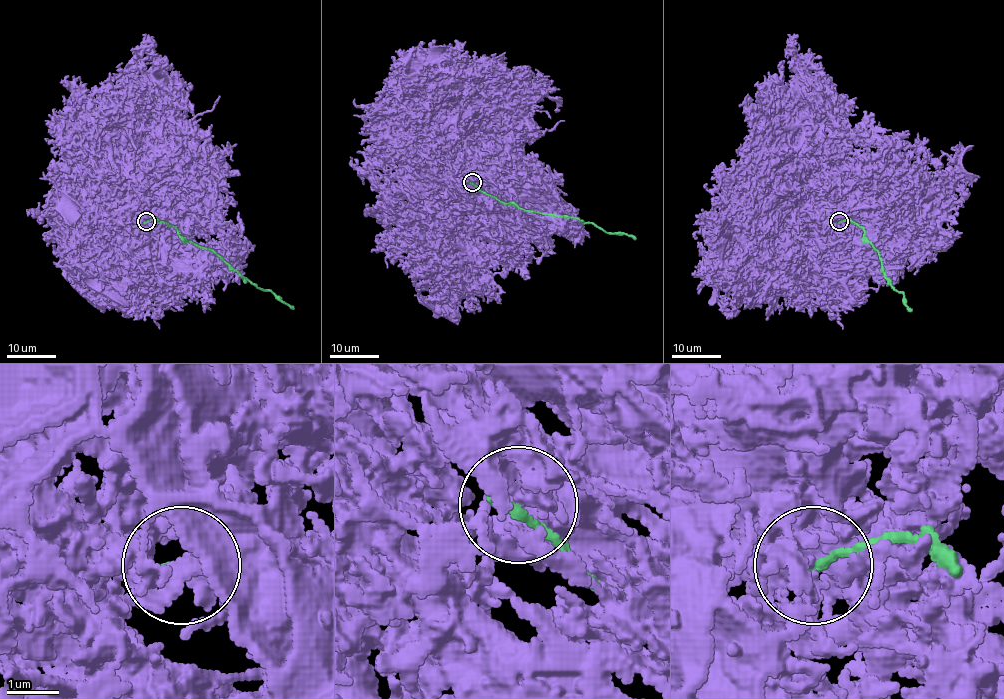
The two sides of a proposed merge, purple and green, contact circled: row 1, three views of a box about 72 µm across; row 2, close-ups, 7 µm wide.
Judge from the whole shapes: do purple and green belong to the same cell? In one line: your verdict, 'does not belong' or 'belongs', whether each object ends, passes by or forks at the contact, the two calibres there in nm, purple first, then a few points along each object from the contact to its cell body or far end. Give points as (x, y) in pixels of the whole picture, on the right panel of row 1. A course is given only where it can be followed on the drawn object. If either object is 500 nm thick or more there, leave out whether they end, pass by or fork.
does not belong | purple forks | green ends | 220/190 nm | purple via (838, 221), (807, 199) | green via (839, 222), (850, 219), (863, 228), (878, 250), (883, 274), (903, 292), (911, 311)

